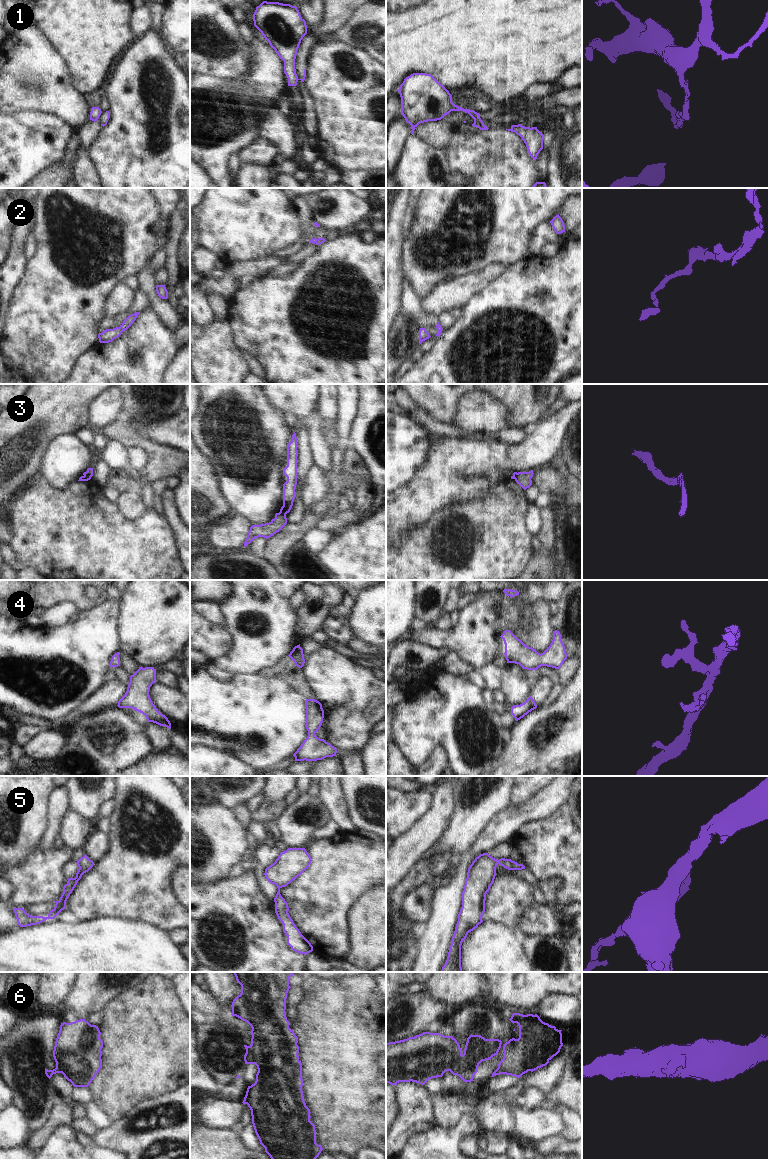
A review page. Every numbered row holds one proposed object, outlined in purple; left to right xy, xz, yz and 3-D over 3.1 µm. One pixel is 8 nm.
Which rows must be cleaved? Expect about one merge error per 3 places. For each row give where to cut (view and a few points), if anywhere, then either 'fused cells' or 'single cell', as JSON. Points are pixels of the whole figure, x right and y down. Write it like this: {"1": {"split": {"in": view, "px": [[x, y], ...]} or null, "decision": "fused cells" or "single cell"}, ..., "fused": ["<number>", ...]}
{"1": {"split": {"in": "yz", "px": [[473, 117], [479, 118]]}, "decision": "fused cells"}, "2": {"split": null, "decision": "single cell"}, "3": {"split": {"in": "xz", "px": [[279, 512], [285, 515]]}, "decision": "fused cells"}, "4": {"split": null, "decision": "single cell"}, "5": {"split": null, "decision": "single cell"}, "6": {"split": null, "decision": "single cell"}, "fused": ["1", "3"]}

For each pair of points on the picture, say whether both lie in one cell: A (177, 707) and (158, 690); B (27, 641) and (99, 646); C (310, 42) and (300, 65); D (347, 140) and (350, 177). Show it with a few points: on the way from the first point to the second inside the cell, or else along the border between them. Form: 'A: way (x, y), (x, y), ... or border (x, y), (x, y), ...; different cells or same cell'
A: way (172, 704), (163, 695); same cell
B: way (45, 646), (81, 646); same cell
C: way (304, 48), (301, 59); same cell
D: border (373, 169), (347, 170), (340, 173); different cells

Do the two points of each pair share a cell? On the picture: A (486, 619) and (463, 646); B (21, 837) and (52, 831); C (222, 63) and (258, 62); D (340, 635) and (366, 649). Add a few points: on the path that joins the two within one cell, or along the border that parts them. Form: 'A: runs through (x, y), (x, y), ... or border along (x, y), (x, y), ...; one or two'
A: runs through (481, 626), (470, 639); one
B: border along (45, 829), (38, 844); two
C: border along (248, 44), (247, 70), (231, 79); two
D: border along (353, 637), (345, 645); two

